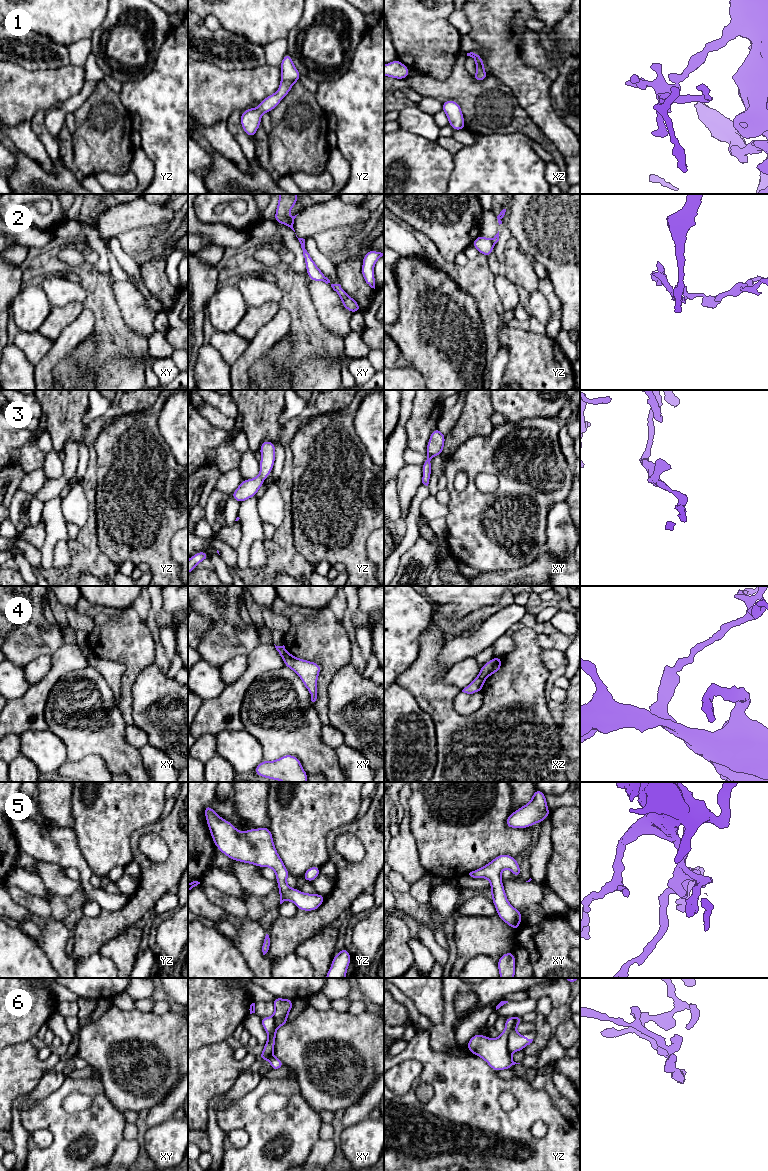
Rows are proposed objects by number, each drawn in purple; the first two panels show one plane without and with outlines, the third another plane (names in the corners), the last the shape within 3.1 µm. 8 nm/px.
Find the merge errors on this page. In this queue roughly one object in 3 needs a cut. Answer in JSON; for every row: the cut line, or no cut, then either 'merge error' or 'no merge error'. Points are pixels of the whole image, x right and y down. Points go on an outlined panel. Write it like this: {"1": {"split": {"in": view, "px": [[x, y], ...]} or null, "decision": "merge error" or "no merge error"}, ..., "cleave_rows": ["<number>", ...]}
{"1": {"split": null, "decision": "no merge error"}, "2": {"split": {"in": "yz", "px": [[490, 239], [493, 245]]}, "decision": "merge error"}, "3": {"split": null, "decision": "no merge error"}, "4": {"split": {"in": "xy", "px": [[287, 652], [282, 657]]}, "decision": "merge error"}, "5": {"split": null, "decision": "no merge error"}, "6": {"split": {"in": "yz", "px": [[514, 1017], [508, 1039], [509, 1054]]}, "decision": "merge error"}, "cleave_rows": ["2", "4", "6"]}

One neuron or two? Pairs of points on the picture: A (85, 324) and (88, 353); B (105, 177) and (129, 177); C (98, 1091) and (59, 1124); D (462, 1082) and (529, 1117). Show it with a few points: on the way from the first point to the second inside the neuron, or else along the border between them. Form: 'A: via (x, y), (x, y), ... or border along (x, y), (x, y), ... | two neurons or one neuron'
A: border along (89, 335), (68, 353) | two neurons
B: via (111, 179), (123, 179) | one neuron
C: via (98, 1104), (79, 1124), (72, 1124) | one neuron
D: via (479, 1099), (486, 1101), (502, 1117), (512, 1117) | one neuron

